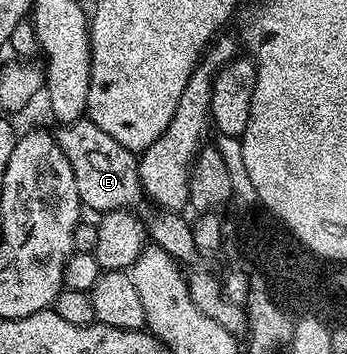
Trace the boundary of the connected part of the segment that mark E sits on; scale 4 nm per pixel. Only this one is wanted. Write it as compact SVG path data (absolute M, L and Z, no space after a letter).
M88 118L61 125L55 131L55 140L72 167L77 194L83 206L105 214L134 208L140 198L143 199L137 155L120 145L116 139L109 137Z

